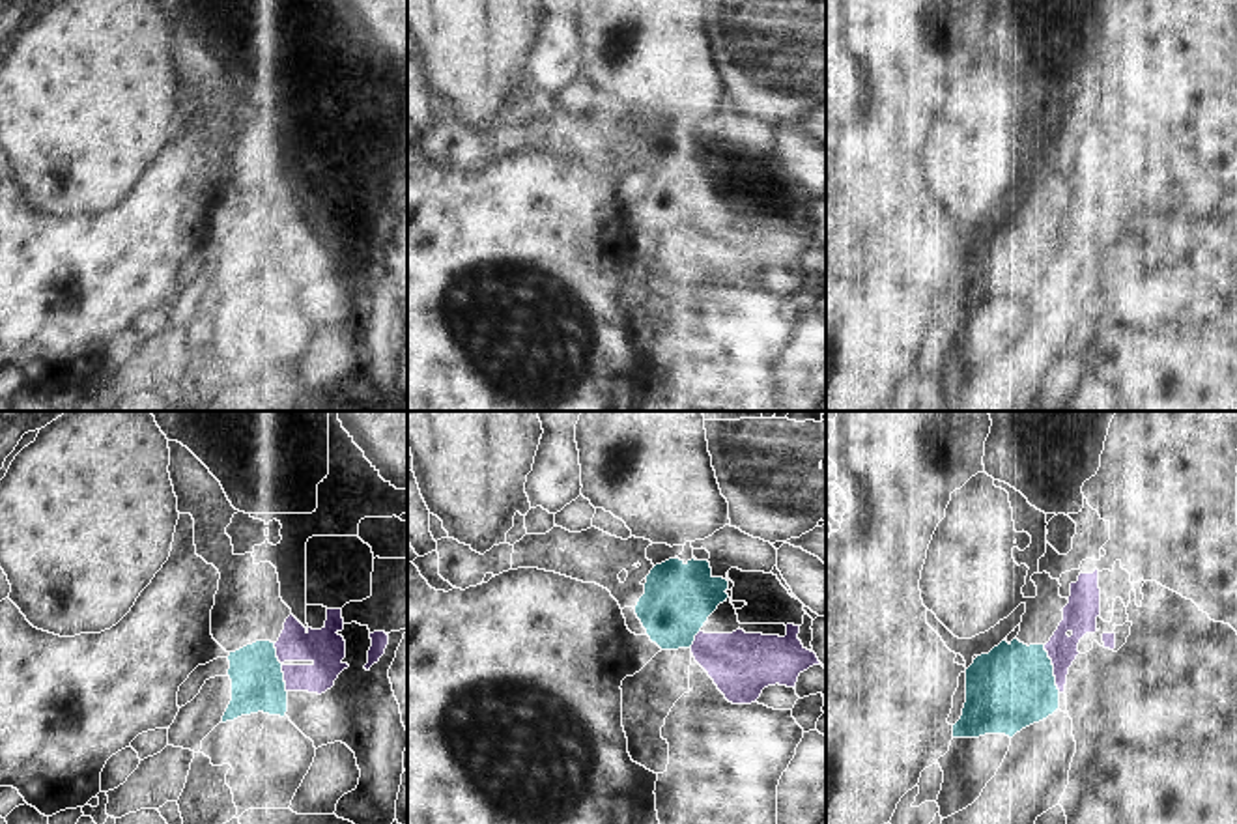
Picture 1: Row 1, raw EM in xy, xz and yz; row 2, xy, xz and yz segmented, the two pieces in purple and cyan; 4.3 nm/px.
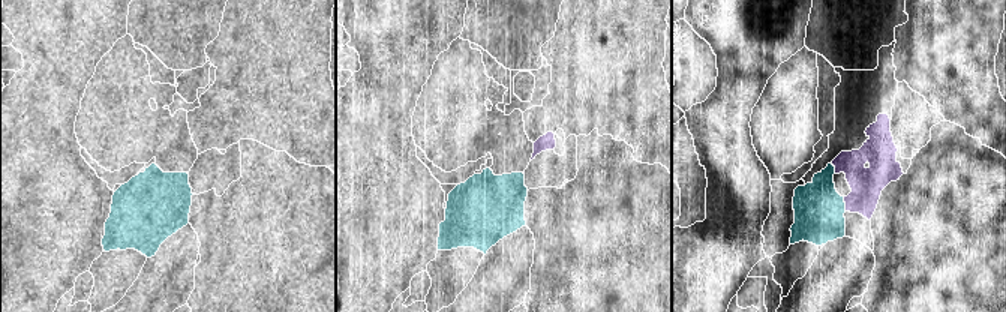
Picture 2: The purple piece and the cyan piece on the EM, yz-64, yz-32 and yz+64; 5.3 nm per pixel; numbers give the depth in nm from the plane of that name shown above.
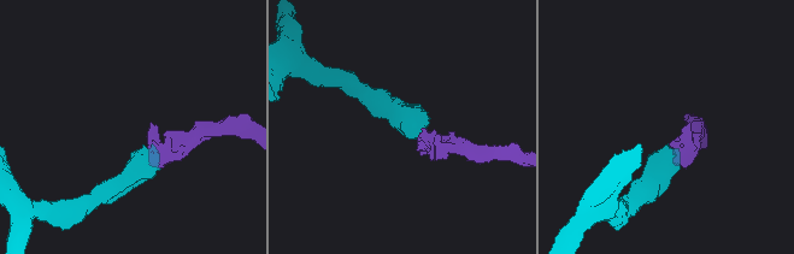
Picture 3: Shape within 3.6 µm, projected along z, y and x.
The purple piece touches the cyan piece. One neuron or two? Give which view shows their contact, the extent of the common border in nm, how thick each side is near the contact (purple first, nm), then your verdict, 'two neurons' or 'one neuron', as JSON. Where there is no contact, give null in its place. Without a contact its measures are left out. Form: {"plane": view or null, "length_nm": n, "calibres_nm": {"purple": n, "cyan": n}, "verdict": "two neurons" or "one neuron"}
{"plane": "xy", "length_nm": 220, "calibres_nm": {"purple": 160, "cyan": 220}, "verdict": "one neuron"}

